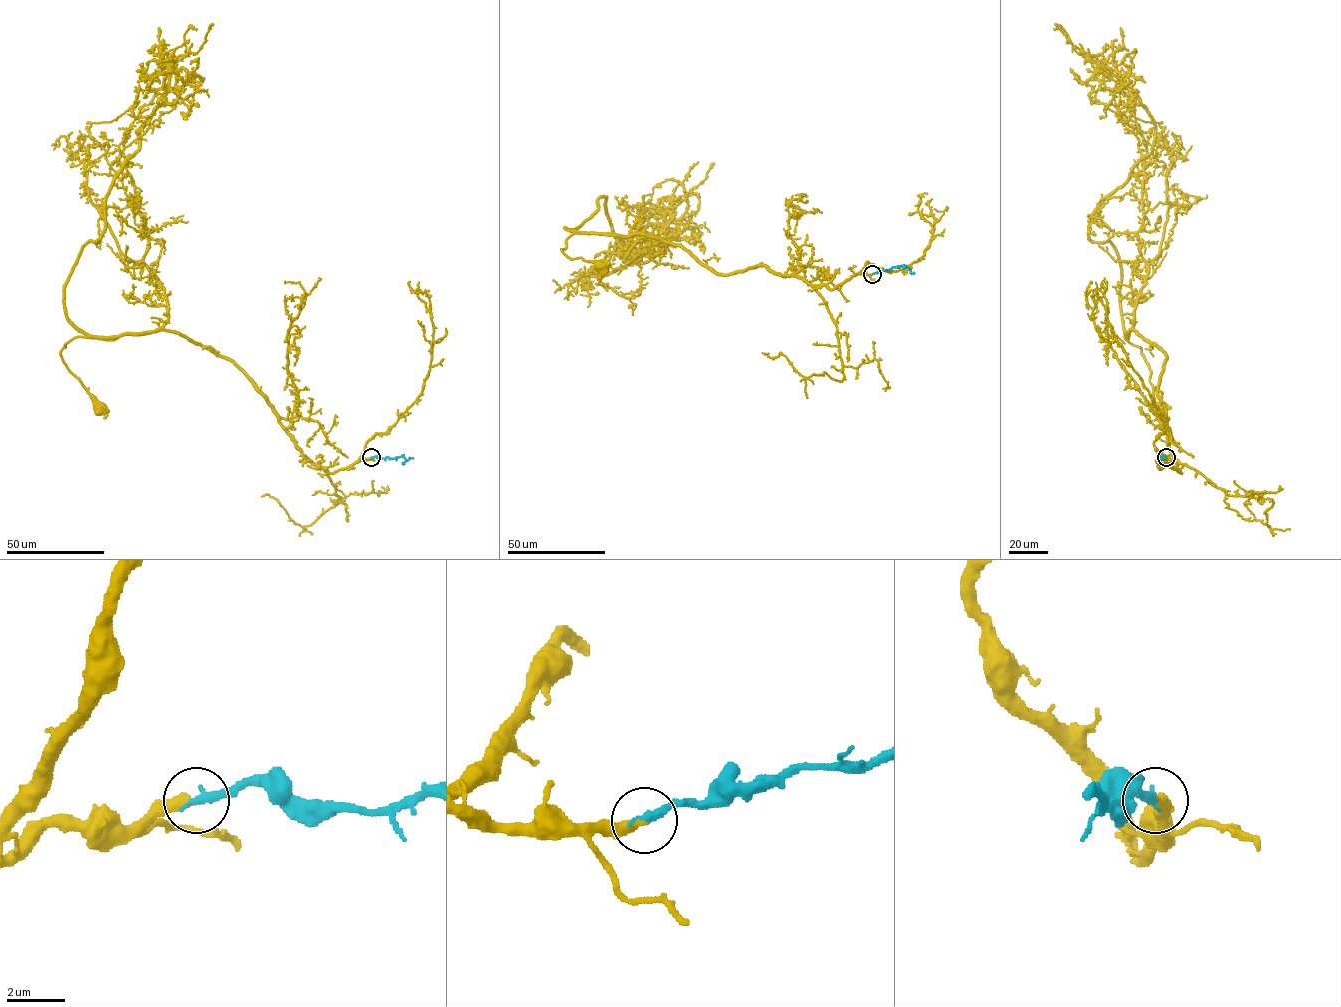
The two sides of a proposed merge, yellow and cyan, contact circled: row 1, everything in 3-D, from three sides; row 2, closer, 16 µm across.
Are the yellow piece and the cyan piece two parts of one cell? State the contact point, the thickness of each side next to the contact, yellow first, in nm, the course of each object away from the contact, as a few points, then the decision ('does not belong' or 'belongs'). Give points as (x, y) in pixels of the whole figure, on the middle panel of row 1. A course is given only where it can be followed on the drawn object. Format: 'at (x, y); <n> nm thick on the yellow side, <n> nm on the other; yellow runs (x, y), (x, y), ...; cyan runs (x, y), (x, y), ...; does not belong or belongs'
at (872, 274); 360 nm thick on the yellow side, 320 nm on the other; yellow runs (872, 274), (829, 289), (764, 266), (718, 274), (642, 234), (566, 240), (568, 257), (601, 266); cyan runs (872, 274), (902, 265), (914, 272); belongs

